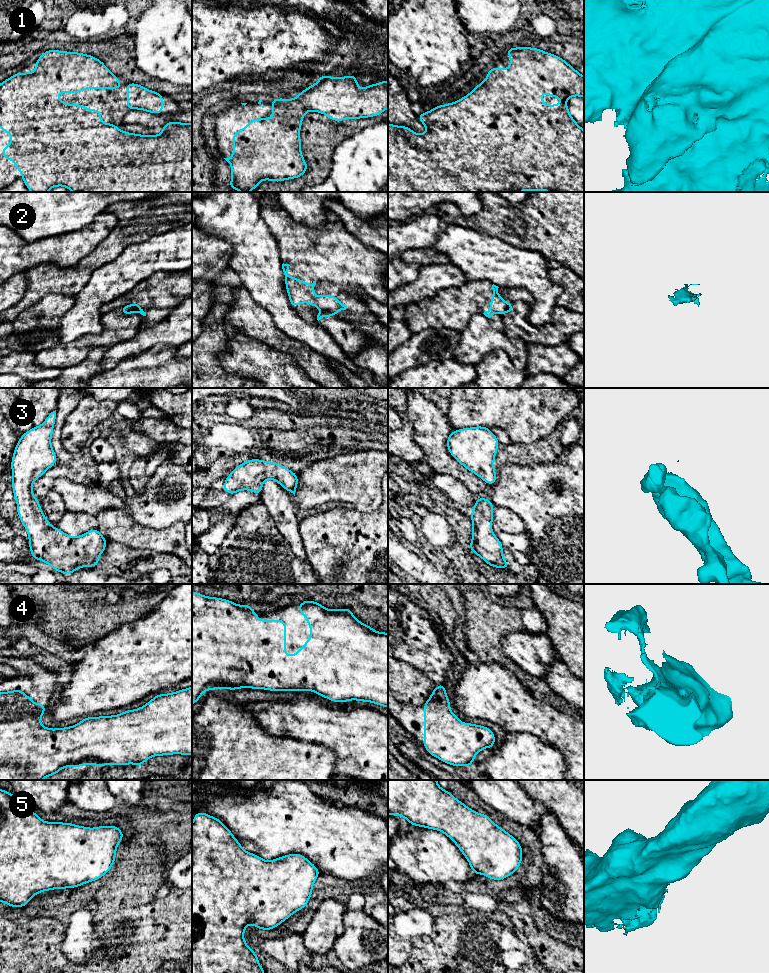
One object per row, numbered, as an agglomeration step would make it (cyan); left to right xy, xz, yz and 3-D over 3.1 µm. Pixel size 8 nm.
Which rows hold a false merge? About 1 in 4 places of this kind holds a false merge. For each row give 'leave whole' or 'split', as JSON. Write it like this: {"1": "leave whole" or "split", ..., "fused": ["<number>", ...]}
{"1": "leave whole", "2": "split", "3": "leave whole", "4": "leave whole", "5": "leave whole", "fused": ["2"]}

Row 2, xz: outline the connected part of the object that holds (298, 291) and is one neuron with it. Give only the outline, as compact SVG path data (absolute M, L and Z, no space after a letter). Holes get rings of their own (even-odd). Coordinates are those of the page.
M282 264L286 290L292 307L296 308L298 304L309 303L334 315L340 310L346 310L347 305L343 305L338 298L331 294L315 296L314 286L316 285L316 281L309 284L296 277L290 277L288 275L289 266L289 264Z

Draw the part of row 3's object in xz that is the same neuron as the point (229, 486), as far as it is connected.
M250 459L236 466L225 479L223 490L230 495L241 490L249 490L261 496L263 482L267 479L278 482L295 496L297 474L283 465L260 459Z

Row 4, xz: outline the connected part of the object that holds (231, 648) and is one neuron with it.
M192 591L192 705L200 698L204 691L212 689L240 688L264 689L270 691L313 691L317 695L327 698L330 701L344 703L350 700L372 702L376 705L388 708L388 633L373 630L370 625L360 622L354 617L350 606L346 609L326 609L323 605L315 601L304 600L297 605L298 611L306 617L306 623L310 625L310 639L293 655L286 655L286 621L285 620L259 620L258 614L246 603L244 606L238 605L230 600L207 597L203 594Z

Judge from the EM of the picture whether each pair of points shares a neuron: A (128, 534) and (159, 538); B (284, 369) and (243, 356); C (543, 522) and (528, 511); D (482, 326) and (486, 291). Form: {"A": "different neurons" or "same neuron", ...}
{"A": "same neuron", "B": "same neuron", "C": "same neuron", "D": "different neurons"}

